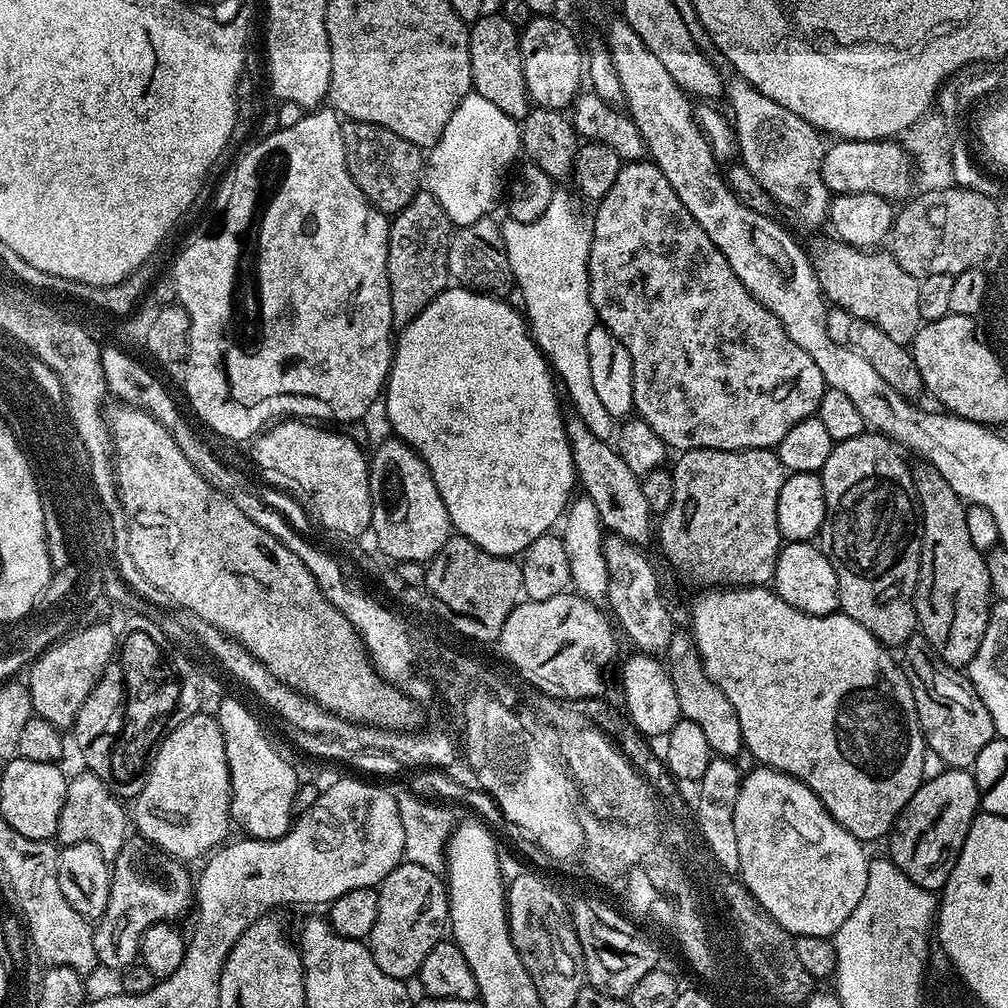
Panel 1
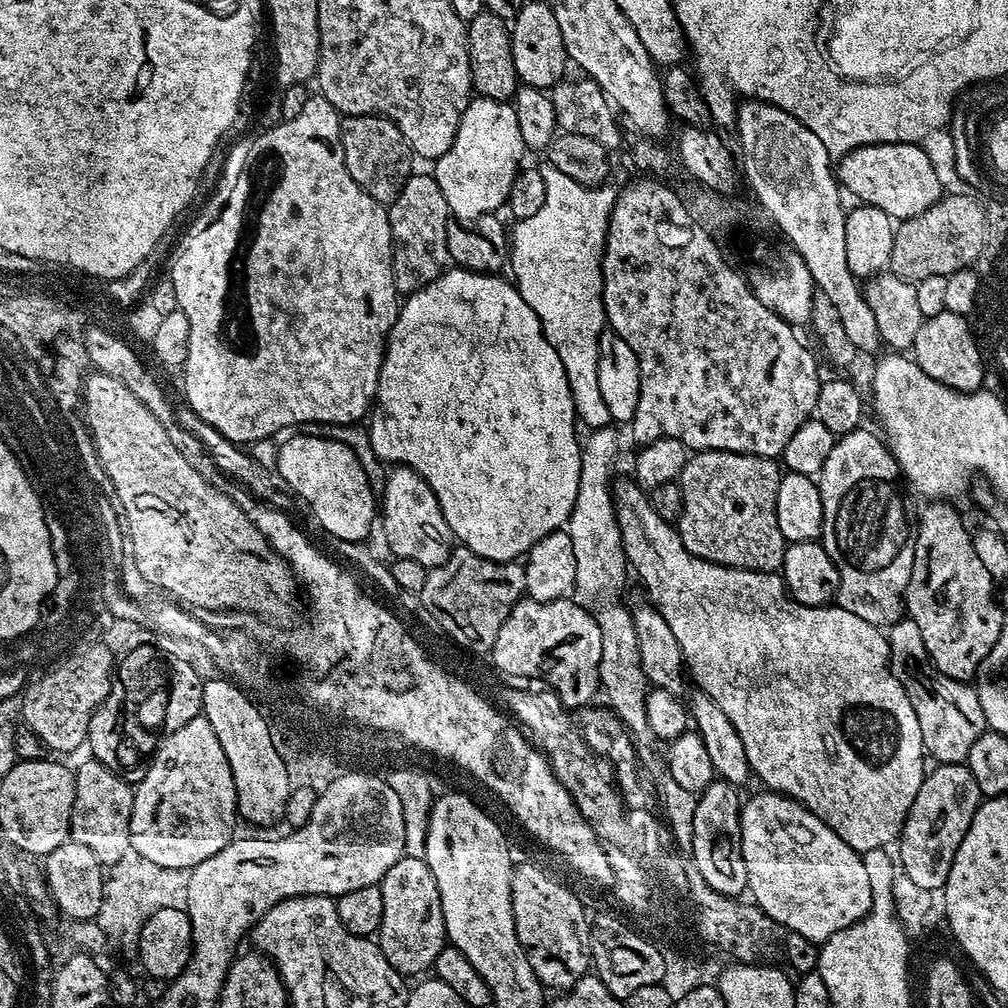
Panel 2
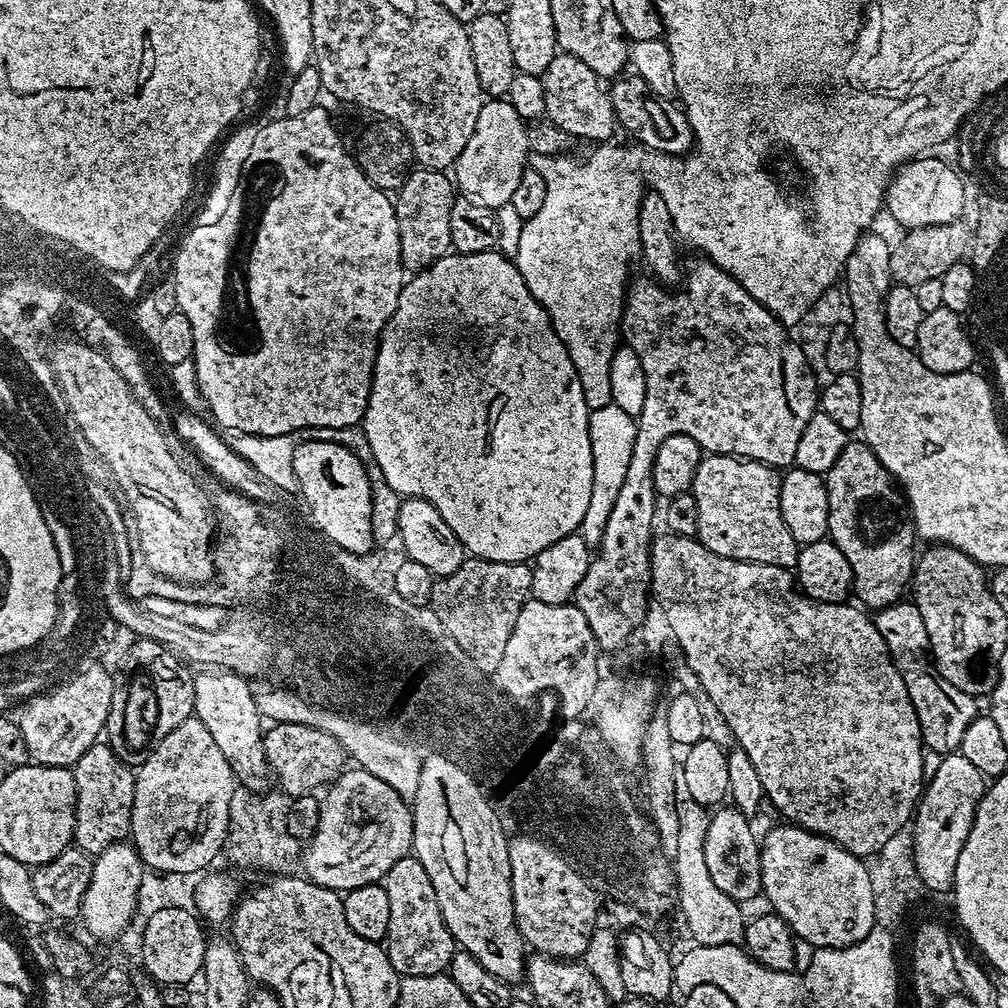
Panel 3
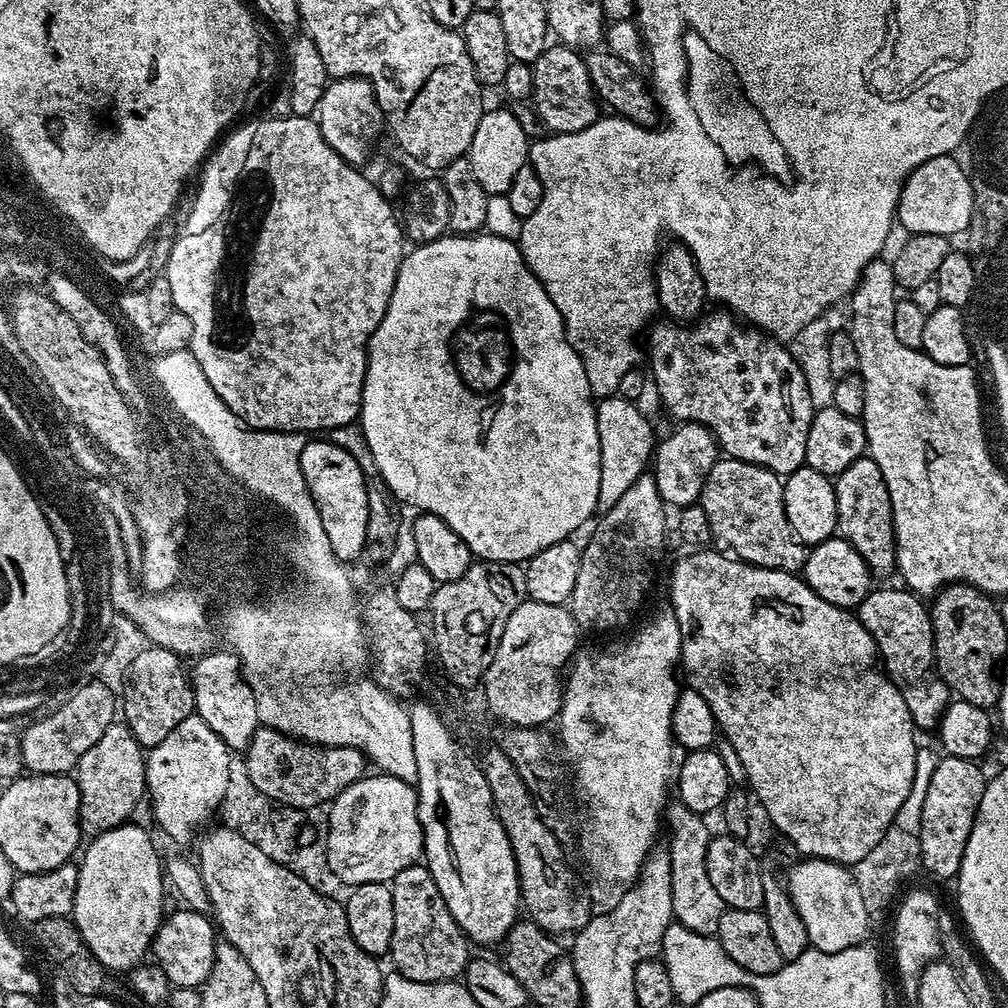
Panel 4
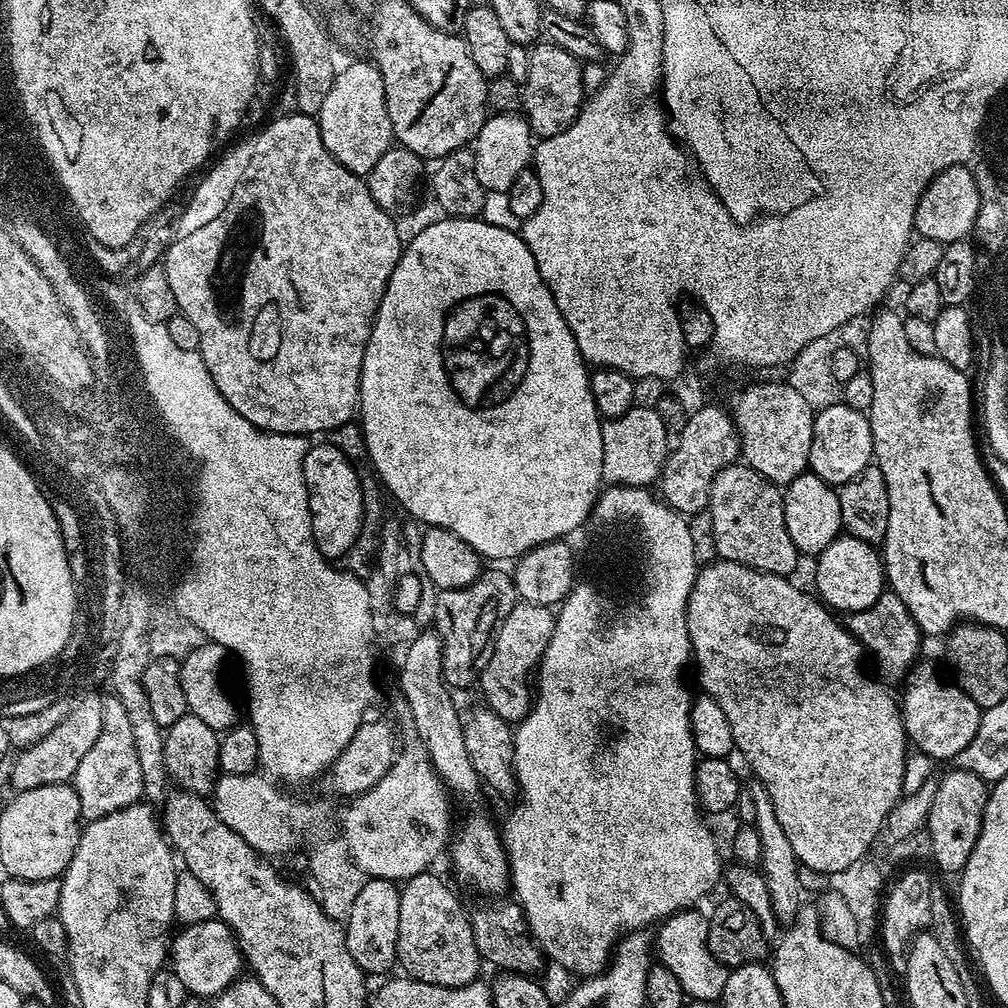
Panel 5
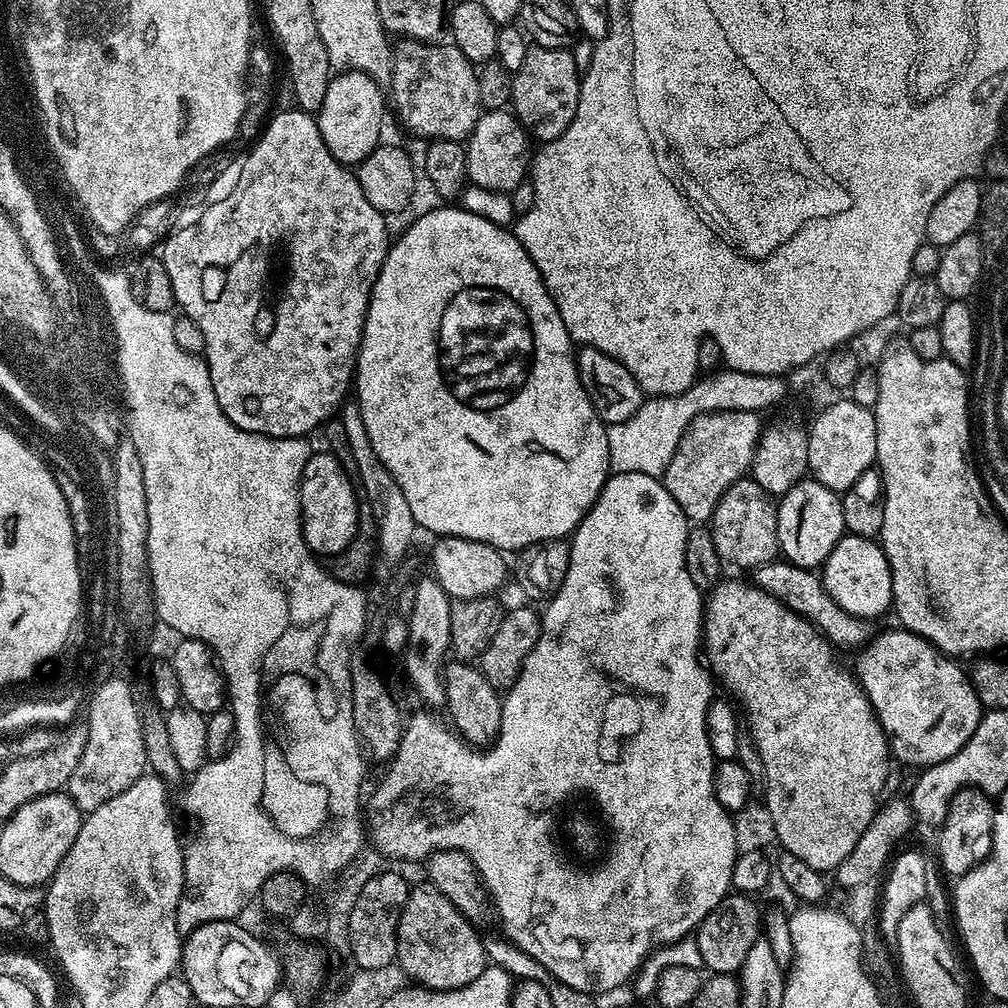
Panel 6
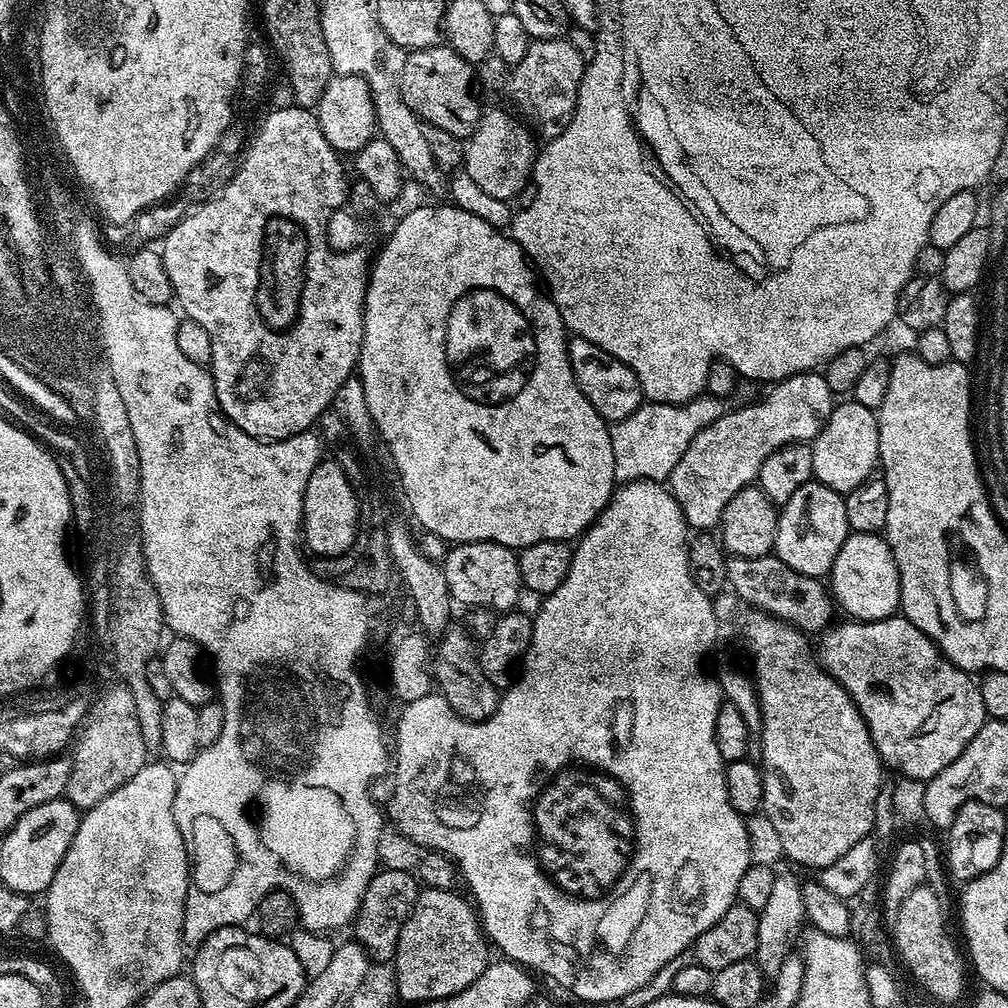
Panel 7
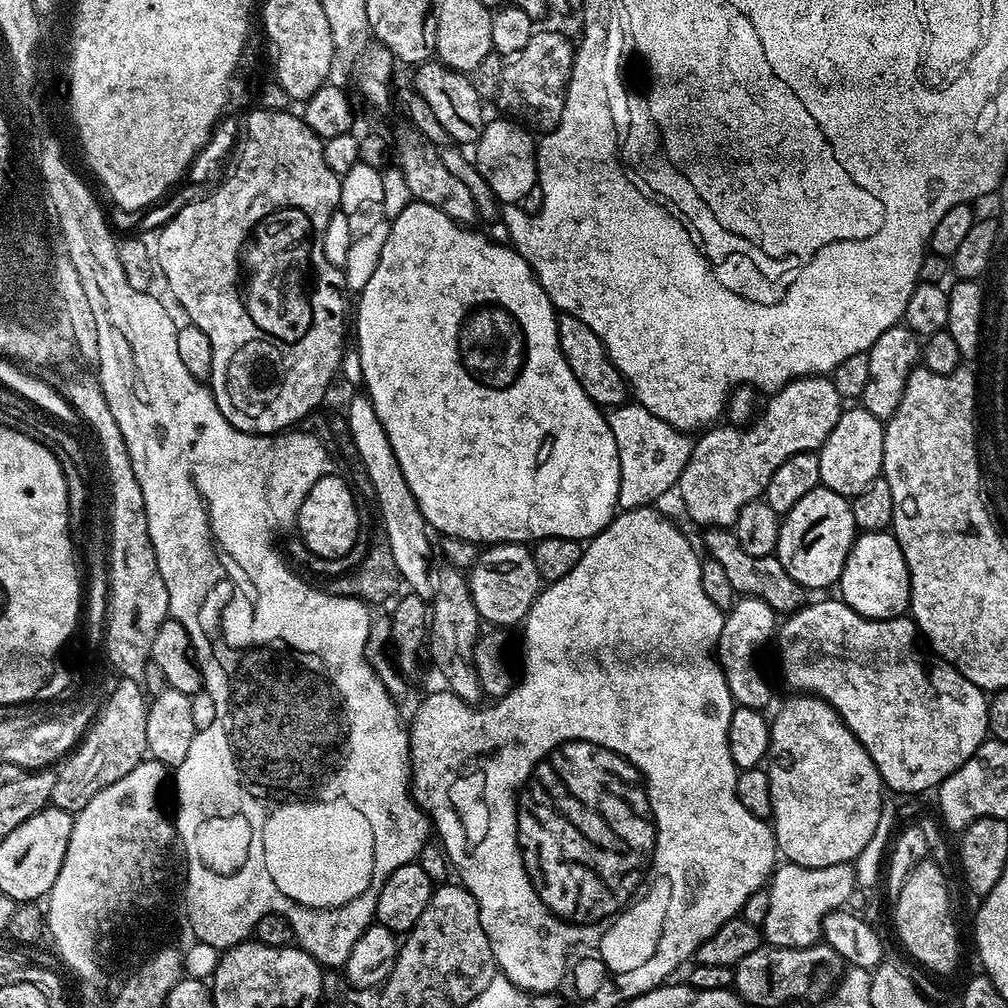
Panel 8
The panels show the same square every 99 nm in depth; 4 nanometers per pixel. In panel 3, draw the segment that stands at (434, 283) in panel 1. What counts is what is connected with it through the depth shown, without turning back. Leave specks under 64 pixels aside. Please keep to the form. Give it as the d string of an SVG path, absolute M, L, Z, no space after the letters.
M415 167L408 173L403 186L397 189L394 206L398 221L399 256L405 271L415 274L449 255L450 210L456 197L451 177L441 169Z

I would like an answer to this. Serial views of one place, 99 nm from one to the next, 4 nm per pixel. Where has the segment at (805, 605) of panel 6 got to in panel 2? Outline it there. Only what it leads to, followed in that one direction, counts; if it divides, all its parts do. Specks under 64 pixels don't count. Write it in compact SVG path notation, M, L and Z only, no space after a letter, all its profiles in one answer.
M902 618L887 629L886 635L895 663L902 673L910 706L914 706L914 714L918 714L918 726L922 726L925 753L931 759L933 756L940 764L965 763L970 754L970 746L974 746L974 742L978 742L986 730L982 702L975 687L962 680L951 680L934 666L922 642L922 633L912 620Z

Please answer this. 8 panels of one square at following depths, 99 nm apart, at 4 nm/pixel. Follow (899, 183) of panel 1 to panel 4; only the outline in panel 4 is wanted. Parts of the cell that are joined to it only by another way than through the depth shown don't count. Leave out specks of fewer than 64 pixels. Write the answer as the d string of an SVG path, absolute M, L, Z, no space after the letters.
M955 155L930 158L930 162L922 162L922 166L910 174L896 207L899 227L901 224L905 233L938 234L955 238L959 232L964 234L969 231L975 206L972 183L965 165L963 168L956 159Z

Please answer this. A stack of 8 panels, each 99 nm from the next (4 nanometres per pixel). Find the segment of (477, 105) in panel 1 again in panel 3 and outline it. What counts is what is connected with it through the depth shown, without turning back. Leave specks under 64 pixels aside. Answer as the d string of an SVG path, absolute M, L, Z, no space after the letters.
M507 98L485 99L482 110L478 110L470 142L466 142L454 165L454 184L459 195L493 210L511 204L514 190L530 160L527 132L525 120Z

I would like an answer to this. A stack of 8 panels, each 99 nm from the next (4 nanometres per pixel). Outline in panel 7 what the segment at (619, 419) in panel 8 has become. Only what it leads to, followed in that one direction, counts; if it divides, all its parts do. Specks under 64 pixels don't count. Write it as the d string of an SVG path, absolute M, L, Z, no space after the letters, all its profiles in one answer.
M709 394L698 395L688 404L642 403L628 418L622 418L610 428L617 481L667 481L674 466L678 466L678 458L686 454L686 446L690 446L696 435L725 411L725 401Z

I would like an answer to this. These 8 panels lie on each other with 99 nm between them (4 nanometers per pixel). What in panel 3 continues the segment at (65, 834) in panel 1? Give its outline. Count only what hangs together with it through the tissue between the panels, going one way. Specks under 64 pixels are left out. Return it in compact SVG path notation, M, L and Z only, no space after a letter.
M98 742L90 746L90 750L82 754L82 758L78 758L71 773L76 783L72 839L75 847L95 858L102 855L110 846L129 839L132 831L136 772L120 761L119 754L111 744Z

